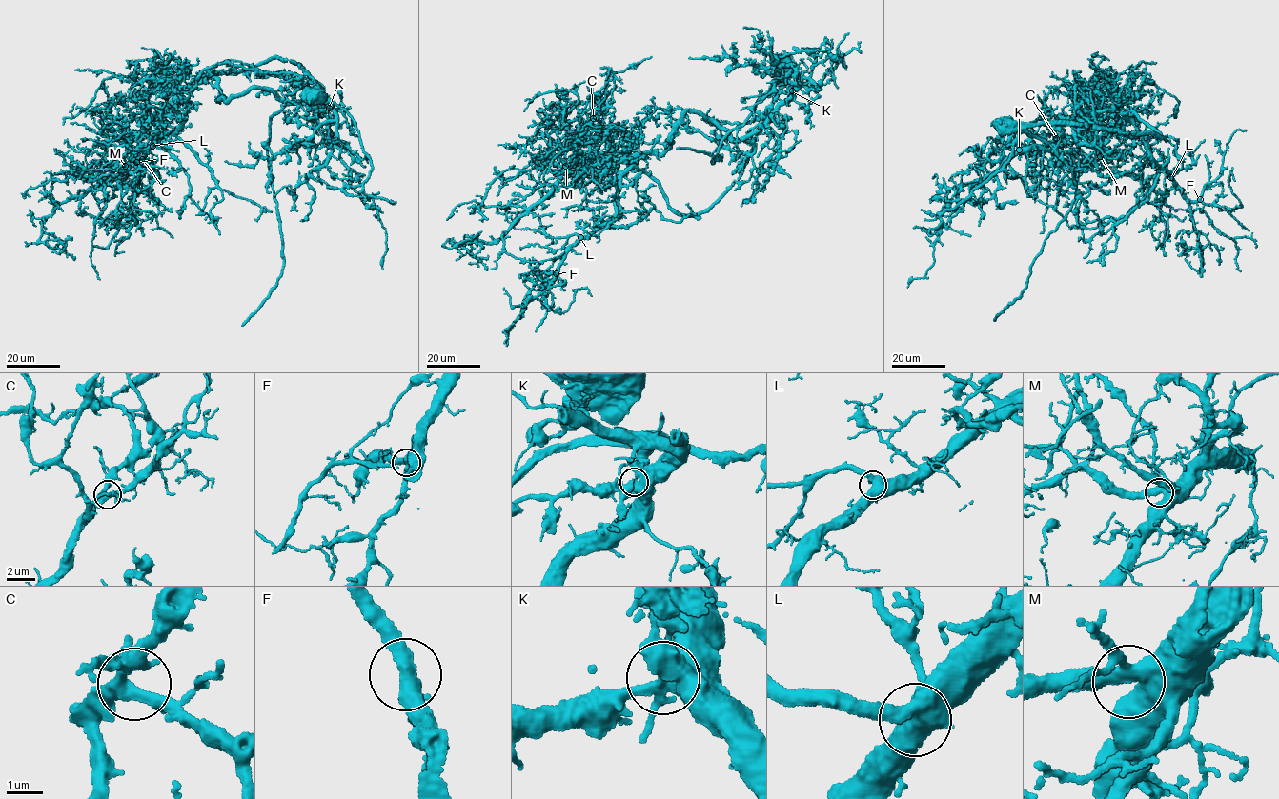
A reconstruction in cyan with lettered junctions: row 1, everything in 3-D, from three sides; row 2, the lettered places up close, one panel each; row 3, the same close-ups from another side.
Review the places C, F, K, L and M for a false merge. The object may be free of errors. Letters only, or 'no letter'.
K

